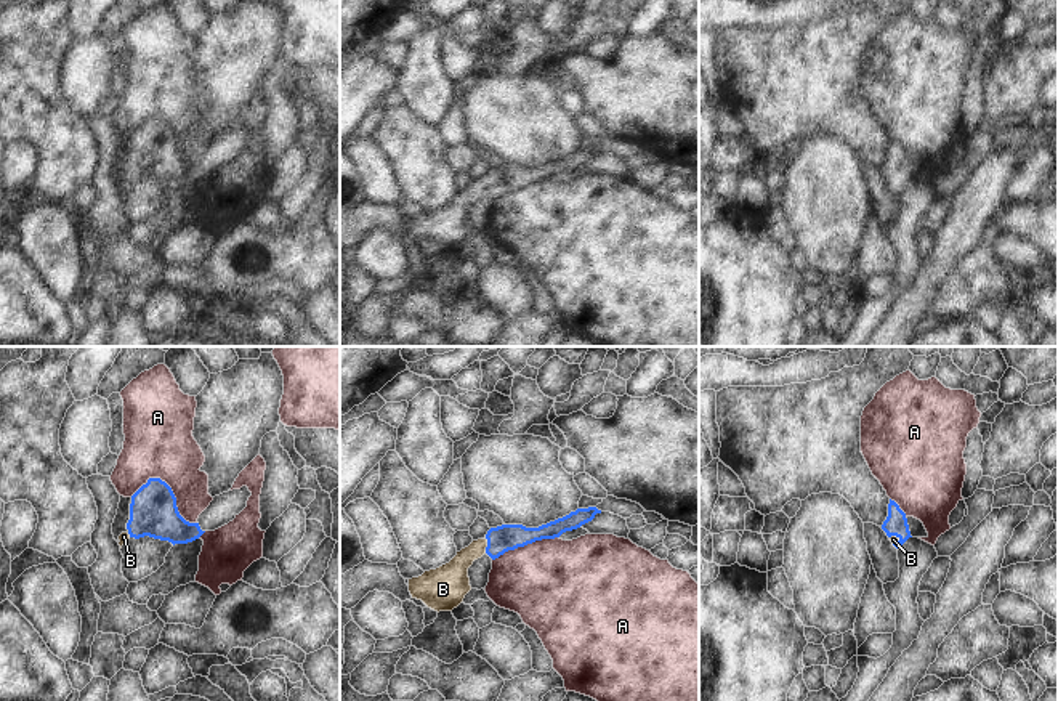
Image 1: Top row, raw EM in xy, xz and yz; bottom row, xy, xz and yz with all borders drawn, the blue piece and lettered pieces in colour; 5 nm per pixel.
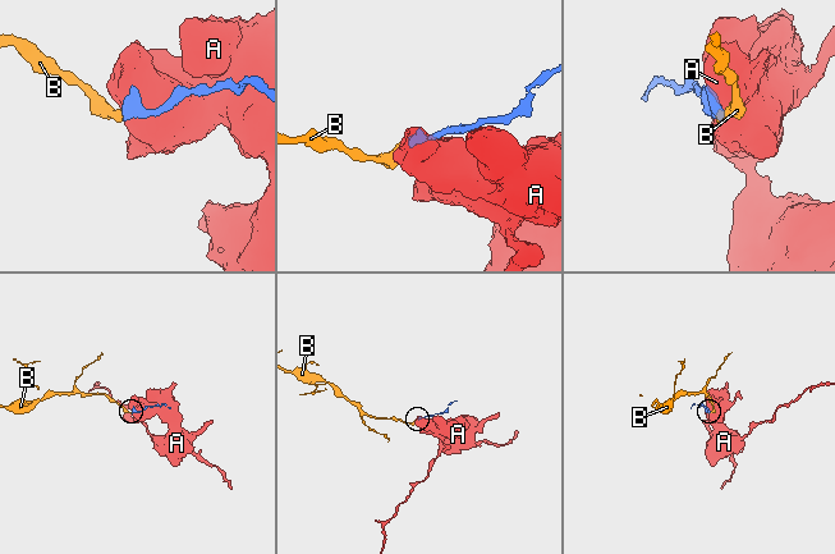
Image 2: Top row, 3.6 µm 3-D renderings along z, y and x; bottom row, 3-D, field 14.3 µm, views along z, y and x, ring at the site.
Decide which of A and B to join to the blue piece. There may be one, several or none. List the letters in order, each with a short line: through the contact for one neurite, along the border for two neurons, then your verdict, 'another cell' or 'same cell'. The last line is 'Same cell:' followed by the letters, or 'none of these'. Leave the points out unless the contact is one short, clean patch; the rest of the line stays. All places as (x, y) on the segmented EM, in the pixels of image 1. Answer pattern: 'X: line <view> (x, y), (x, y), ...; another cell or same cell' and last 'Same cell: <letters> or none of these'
A: another cell
B: line xz (500, 539), (488, 546), (478, 547), (451, 579); same cell
Same cell: B

